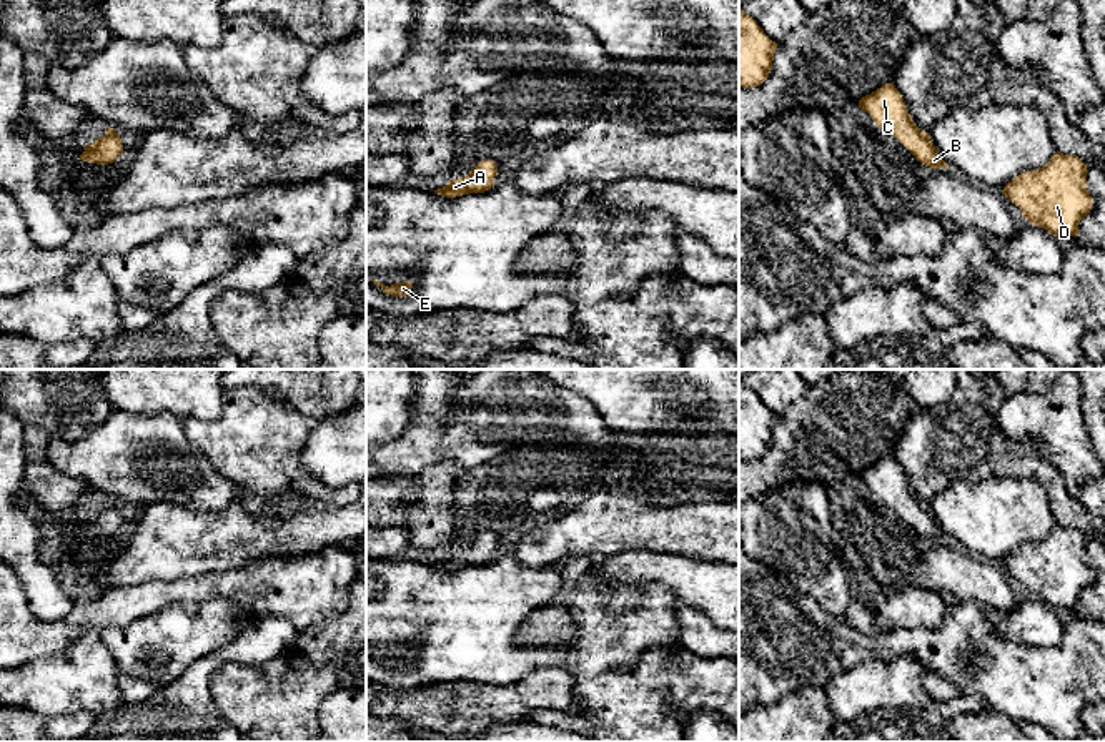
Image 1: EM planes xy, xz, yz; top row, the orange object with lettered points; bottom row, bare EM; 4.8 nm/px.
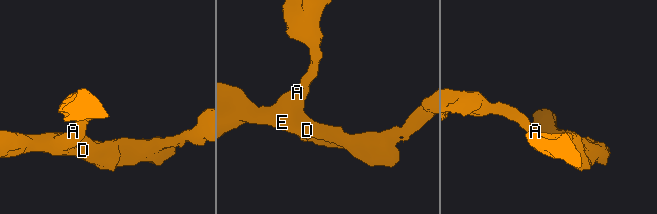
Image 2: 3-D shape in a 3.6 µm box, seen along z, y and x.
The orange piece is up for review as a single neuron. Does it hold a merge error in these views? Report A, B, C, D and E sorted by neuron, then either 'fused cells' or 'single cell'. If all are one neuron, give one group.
groups A B C D E; single cell

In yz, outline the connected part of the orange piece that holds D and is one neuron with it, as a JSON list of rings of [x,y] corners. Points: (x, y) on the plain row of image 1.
[[[1060,524],[1045,539],[1015,549],[1002,566],[1030,597],[1053,609],[1078,609],[1078,596],[1093,577],[1087,562],[1087,537],[1077,527]]]

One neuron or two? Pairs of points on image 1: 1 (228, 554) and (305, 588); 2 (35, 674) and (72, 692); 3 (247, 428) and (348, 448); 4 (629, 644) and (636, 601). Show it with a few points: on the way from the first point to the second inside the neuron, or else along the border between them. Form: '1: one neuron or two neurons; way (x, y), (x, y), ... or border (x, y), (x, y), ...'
1: two neurons; border (283, 554), (248, 559), (237, 568), (208, 574)
2: one neuron; way (44, 682), (47, 686), (64, 686)
3: two neurons; border (313, 423), (303, 448), (302, 464), (317, 478)
4: one neuron; way (629, 634), (633, 611)

